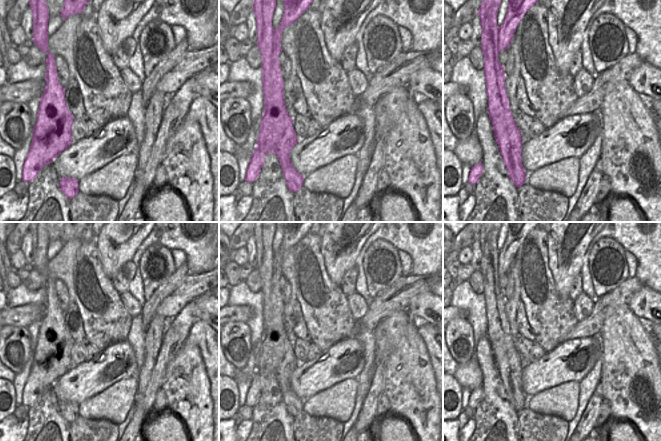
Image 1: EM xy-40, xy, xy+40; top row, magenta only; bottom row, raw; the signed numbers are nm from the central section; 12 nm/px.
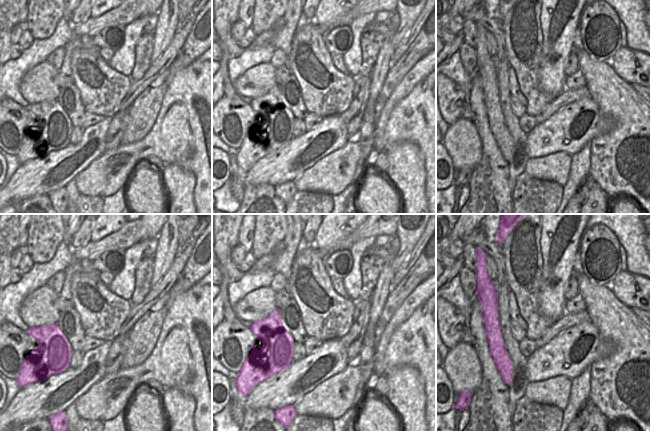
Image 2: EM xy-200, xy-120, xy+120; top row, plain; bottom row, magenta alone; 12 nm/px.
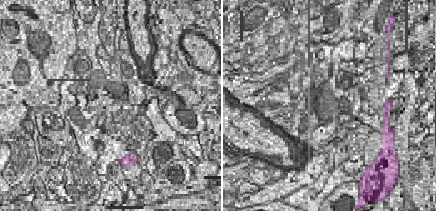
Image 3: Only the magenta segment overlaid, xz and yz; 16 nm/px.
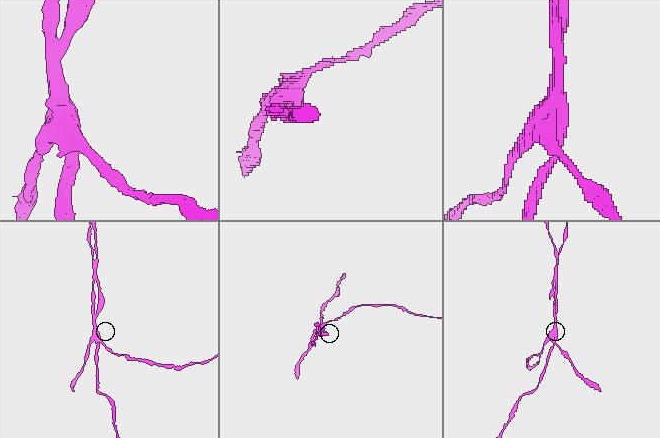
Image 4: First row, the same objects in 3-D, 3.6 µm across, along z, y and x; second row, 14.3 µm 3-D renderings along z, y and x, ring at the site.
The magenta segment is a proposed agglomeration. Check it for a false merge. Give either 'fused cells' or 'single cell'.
fused cells

